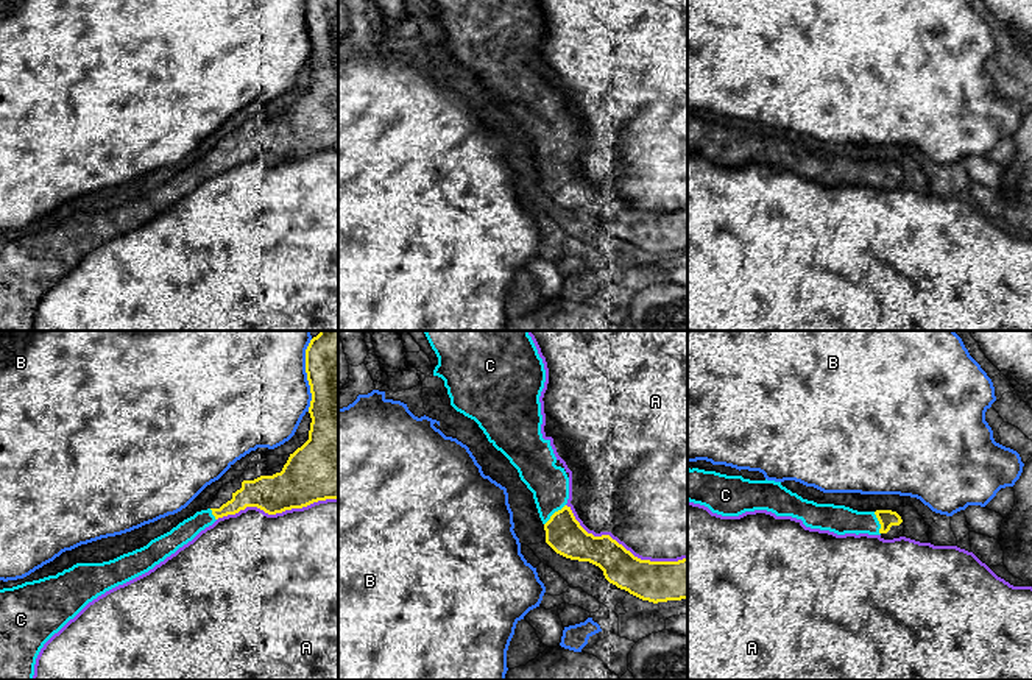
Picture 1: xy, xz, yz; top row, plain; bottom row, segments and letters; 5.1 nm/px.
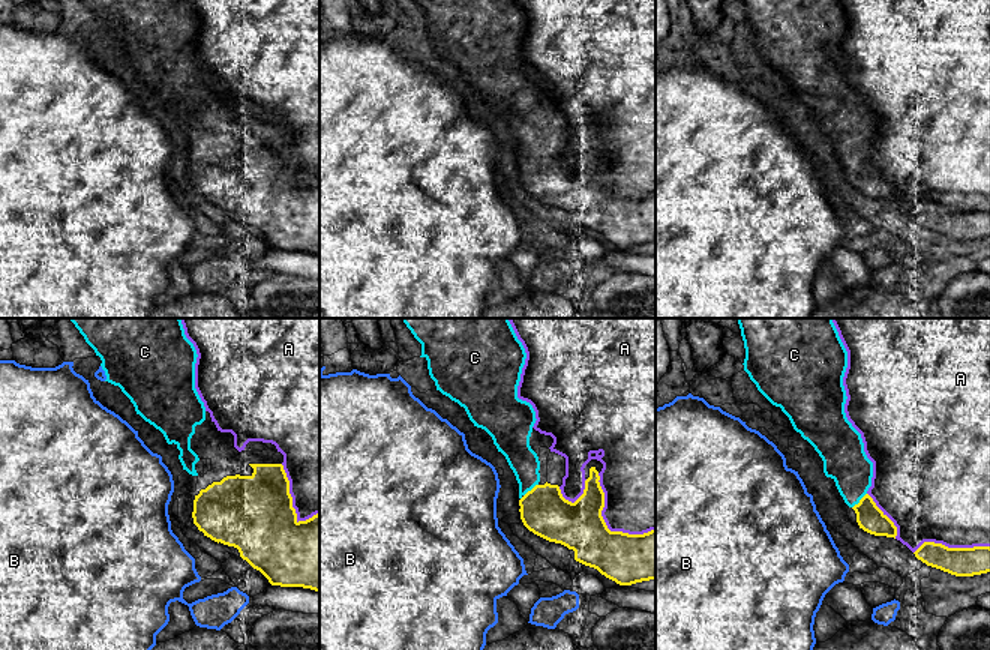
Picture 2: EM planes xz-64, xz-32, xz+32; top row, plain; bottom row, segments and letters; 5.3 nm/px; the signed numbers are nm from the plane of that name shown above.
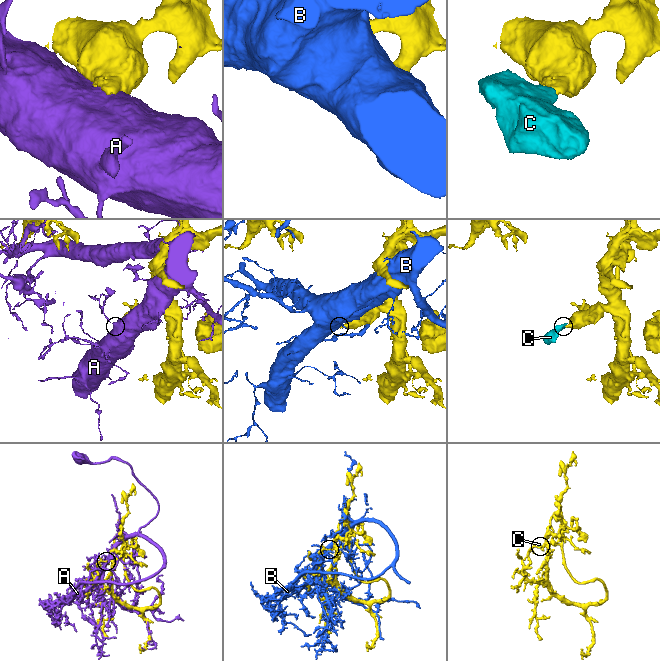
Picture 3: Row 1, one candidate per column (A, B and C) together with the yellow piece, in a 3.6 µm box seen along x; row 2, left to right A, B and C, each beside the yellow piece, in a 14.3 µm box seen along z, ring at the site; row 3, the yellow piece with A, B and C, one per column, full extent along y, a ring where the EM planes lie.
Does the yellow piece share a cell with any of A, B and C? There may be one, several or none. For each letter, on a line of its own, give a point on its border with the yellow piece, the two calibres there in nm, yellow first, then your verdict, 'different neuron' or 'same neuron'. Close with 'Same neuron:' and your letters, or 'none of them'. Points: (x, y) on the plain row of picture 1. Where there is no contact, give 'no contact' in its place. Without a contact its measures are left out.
A: contact xz (622, 197); calibres 200 and 500 nm; different neuron
B: contact xy (307, 30); calibres 300 and 480 nm; different neuron
C: contact xz (554, 164); calibres 190 and 200 nm; same neuron
Same neuron: C

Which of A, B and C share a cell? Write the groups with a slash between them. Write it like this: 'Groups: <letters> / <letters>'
Groups: A / B / C

